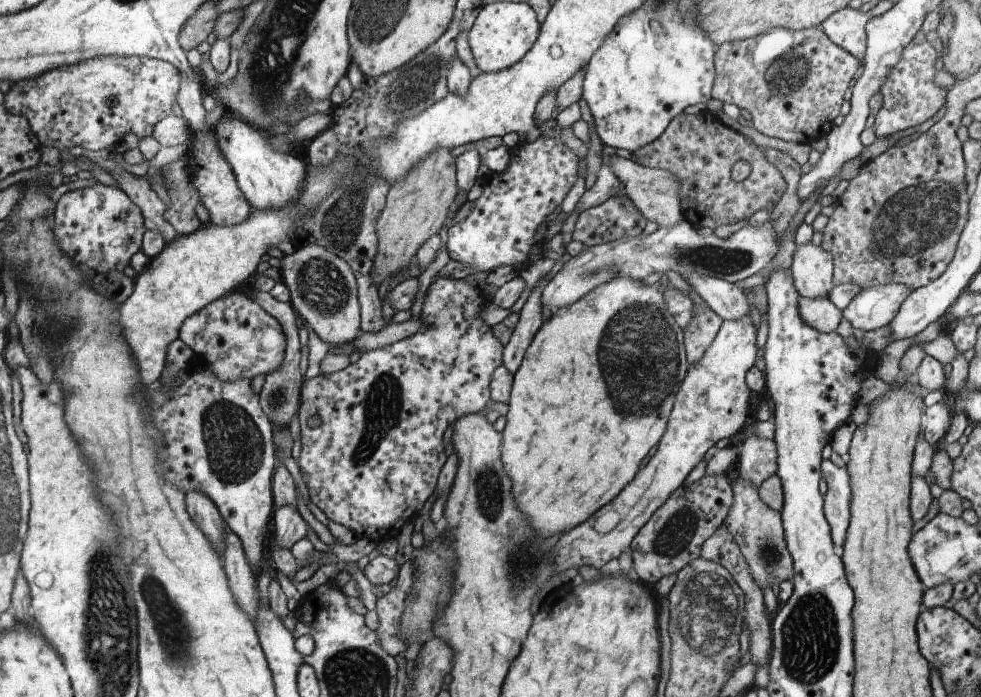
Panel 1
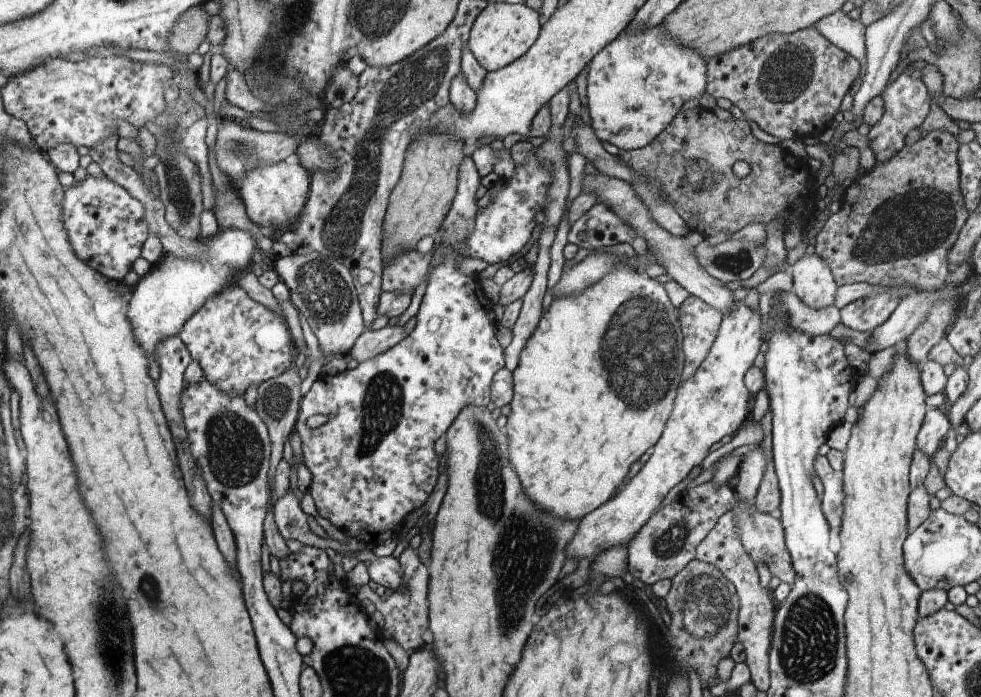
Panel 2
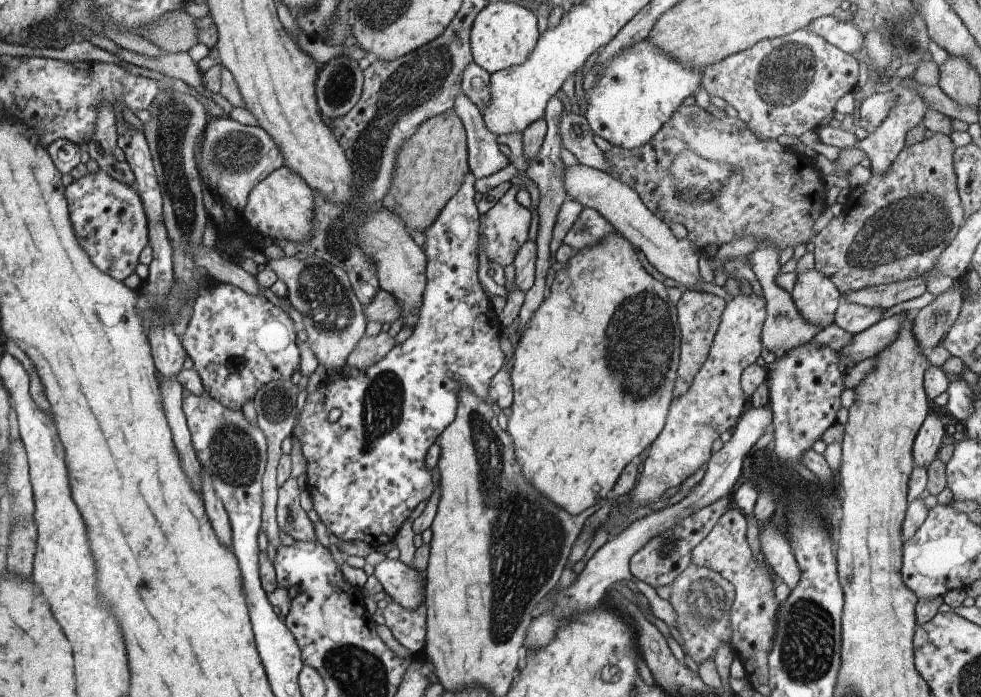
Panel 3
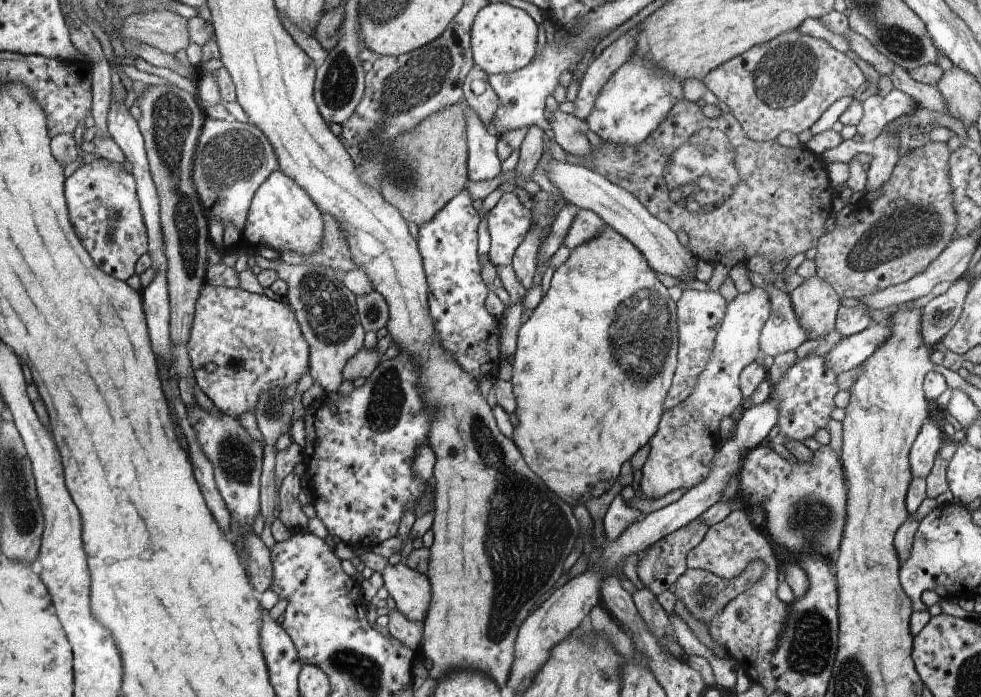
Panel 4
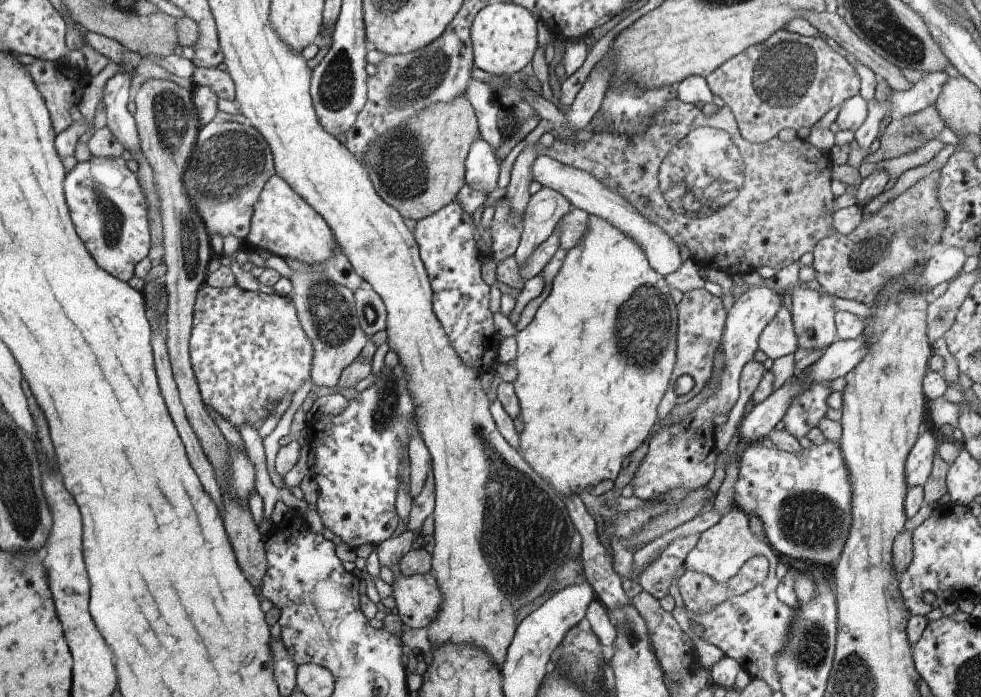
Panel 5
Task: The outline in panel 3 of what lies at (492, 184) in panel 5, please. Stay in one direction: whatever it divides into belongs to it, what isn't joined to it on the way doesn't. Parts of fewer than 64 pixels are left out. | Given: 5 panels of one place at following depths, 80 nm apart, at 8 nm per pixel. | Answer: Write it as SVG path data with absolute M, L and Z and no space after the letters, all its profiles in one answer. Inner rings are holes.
M461 92L456 97L453 109L461 118L467 134L469 172L476 179L486 178L507 166L509 157L500 151L497 135L487 129L481 110L471 98Z

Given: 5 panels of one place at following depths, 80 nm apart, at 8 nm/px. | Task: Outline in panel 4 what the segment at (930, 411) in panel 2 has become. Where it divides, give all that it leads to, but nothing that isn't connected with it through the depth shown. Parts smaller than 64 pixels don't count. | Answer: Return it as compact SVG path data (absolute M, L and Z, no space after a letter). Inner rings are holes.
M929 419L924 421L909 452L909 465L914 479L925 479L930 474L942 444L940 432L941 425Z

